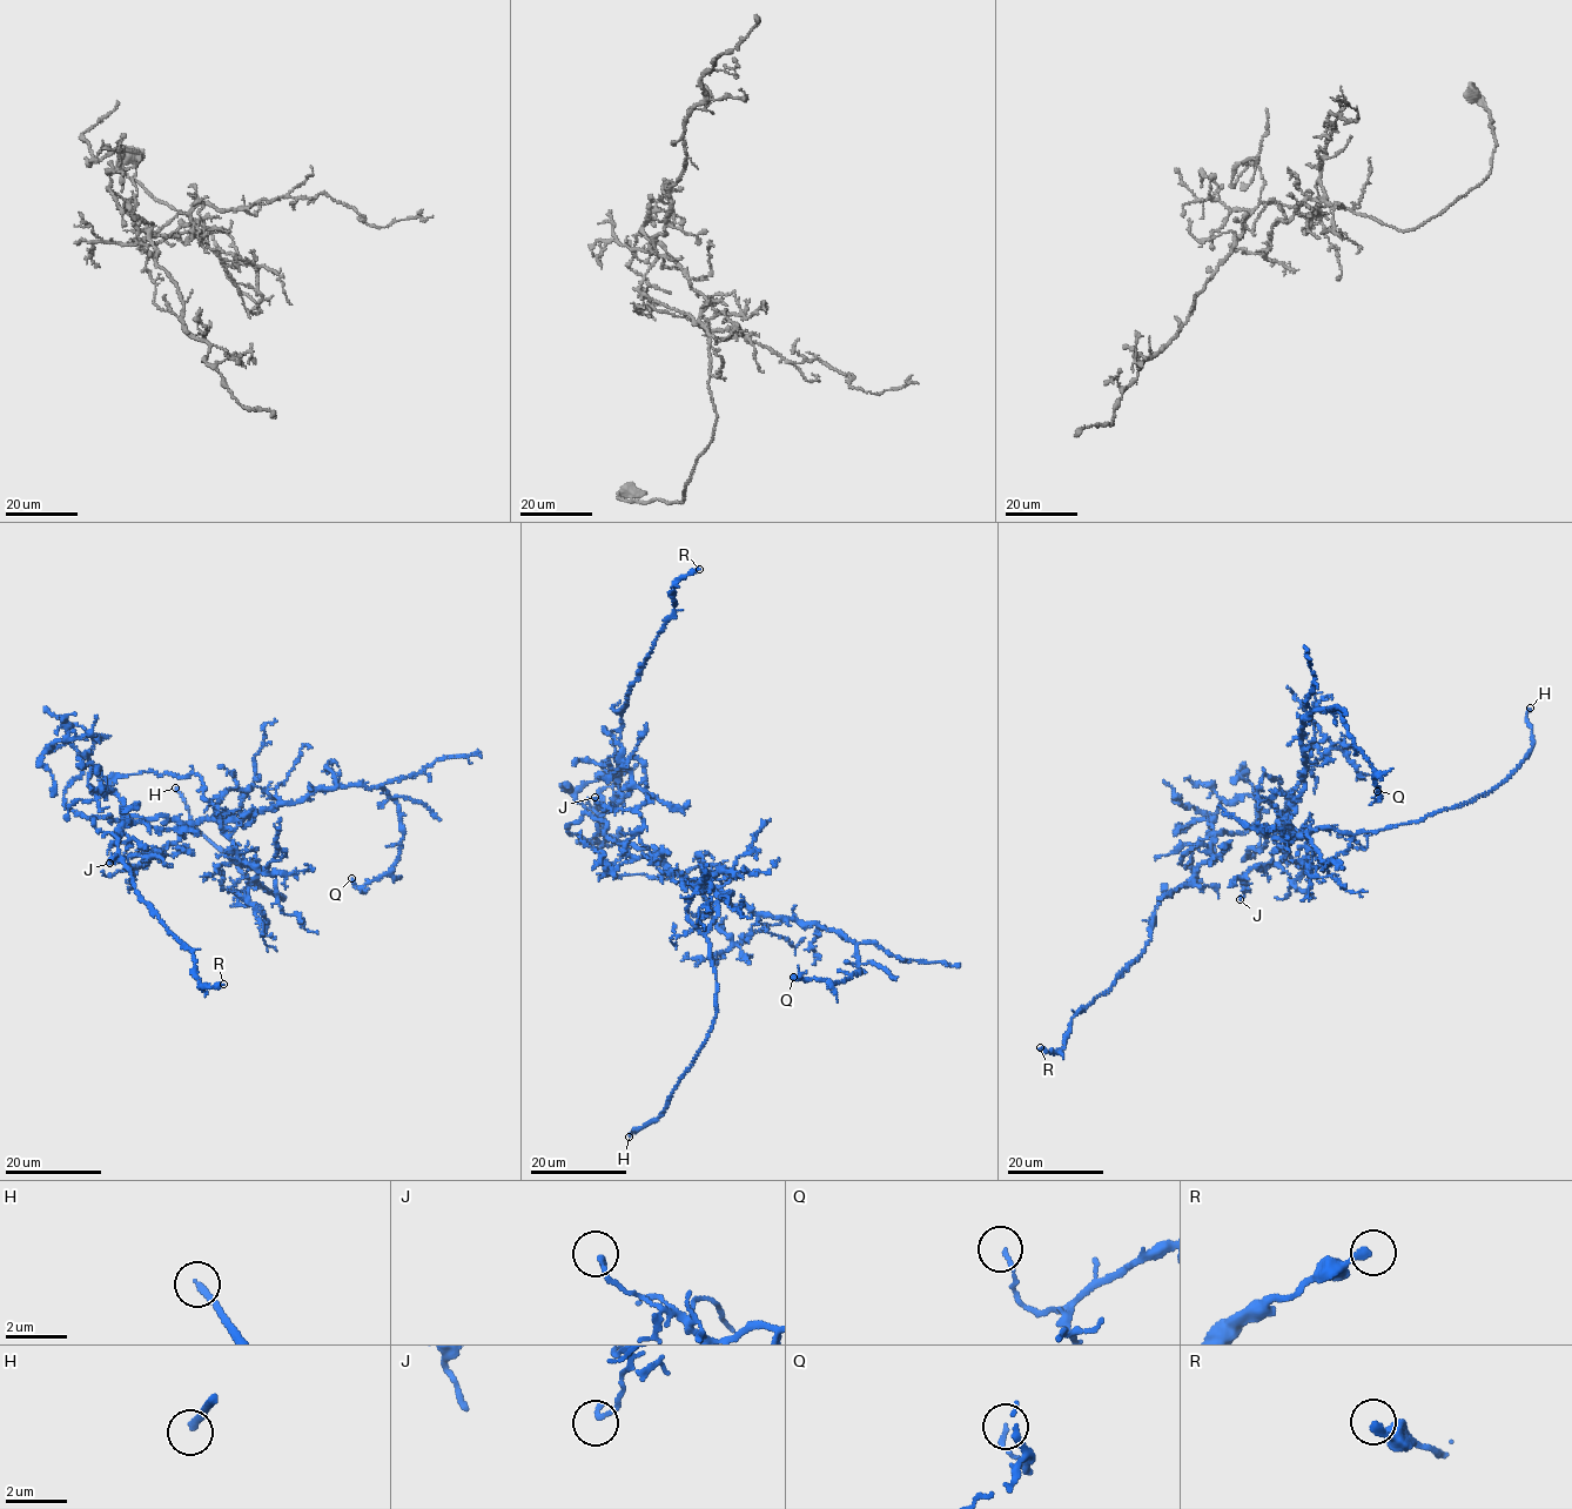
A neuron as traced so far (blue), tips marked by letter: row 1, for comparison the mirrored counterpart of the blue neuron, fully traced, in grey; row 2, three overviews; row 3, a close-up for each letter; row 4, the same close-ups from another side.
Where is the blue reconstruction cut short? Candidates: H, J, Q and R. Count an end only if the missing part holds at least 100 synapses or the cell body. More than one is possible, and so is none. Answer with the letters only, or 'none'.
H

